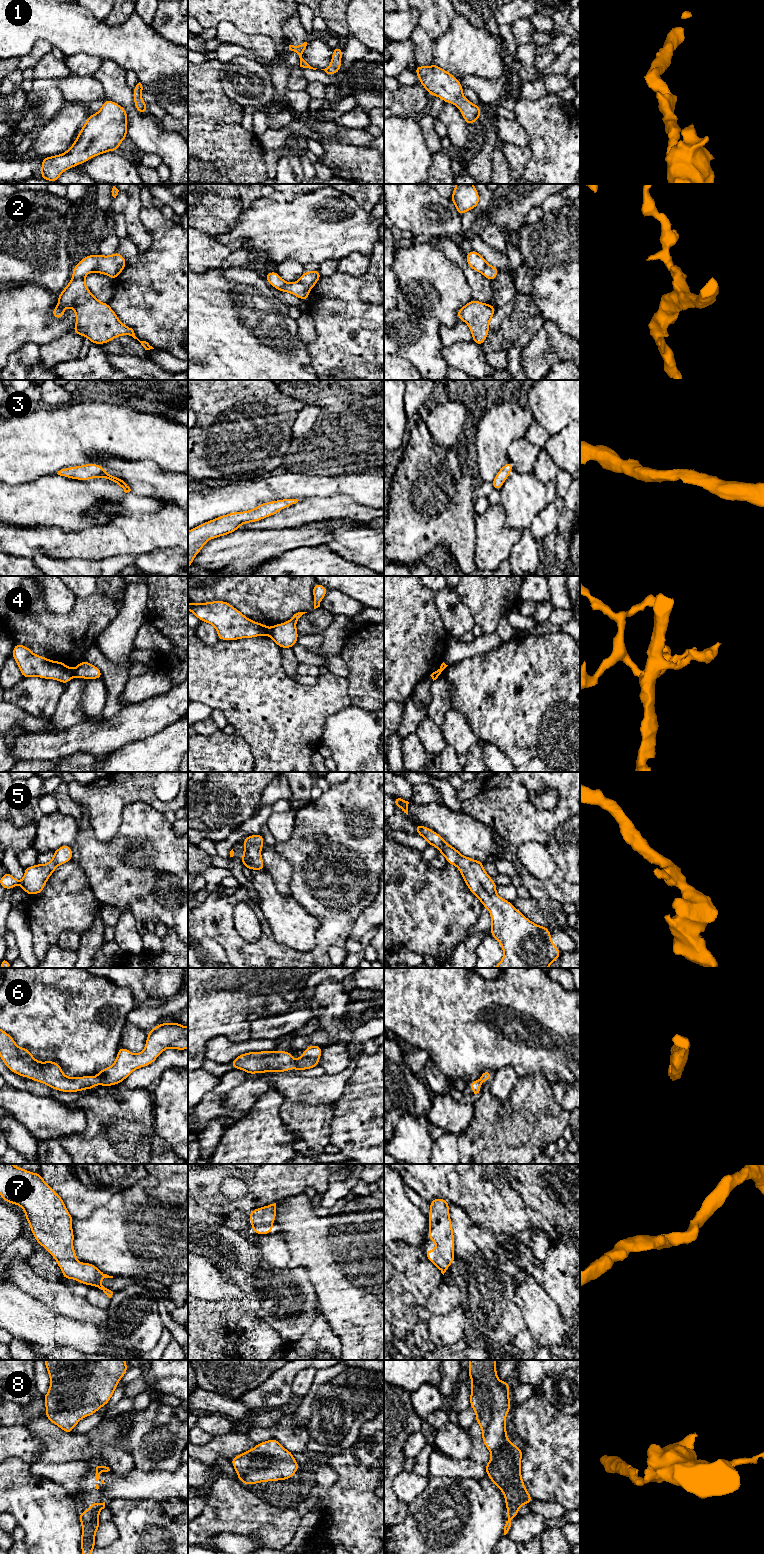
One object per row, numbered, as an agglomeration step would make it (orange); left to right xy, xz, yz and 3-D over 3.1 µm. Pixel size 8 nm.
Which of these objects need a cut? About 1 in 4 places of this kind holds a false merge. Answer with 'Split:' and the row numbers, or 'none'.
Split: 2, 4

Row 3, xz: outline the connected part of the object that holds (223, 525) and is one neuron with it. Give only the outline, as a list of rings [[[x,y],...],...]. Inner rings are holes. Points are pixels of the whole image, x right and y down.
[[[282,499],[265,502],[254,509],[243,512],[232,512],[219,516],[213,520],[188,531],[188,568],[193,563],[195,556],[202,550],[208,540],[228,535],[244,523],[257,522],[271,515],[277,514],[281,509],[296,504],[297,499]]]

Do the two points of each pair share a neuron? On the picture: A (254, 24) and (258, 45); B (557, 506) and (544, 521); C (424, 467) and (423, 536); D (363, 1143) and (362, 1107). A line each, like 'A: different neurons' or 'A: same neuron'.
A: different neurons
B: same neuron
C: same neuron
D: same neuron

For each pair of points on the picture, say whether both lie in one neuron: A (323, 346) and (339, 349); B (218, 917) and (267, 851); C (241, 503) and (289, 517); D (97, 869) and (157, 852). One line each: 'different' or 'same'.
A: same
B: different
C: different
D: same

